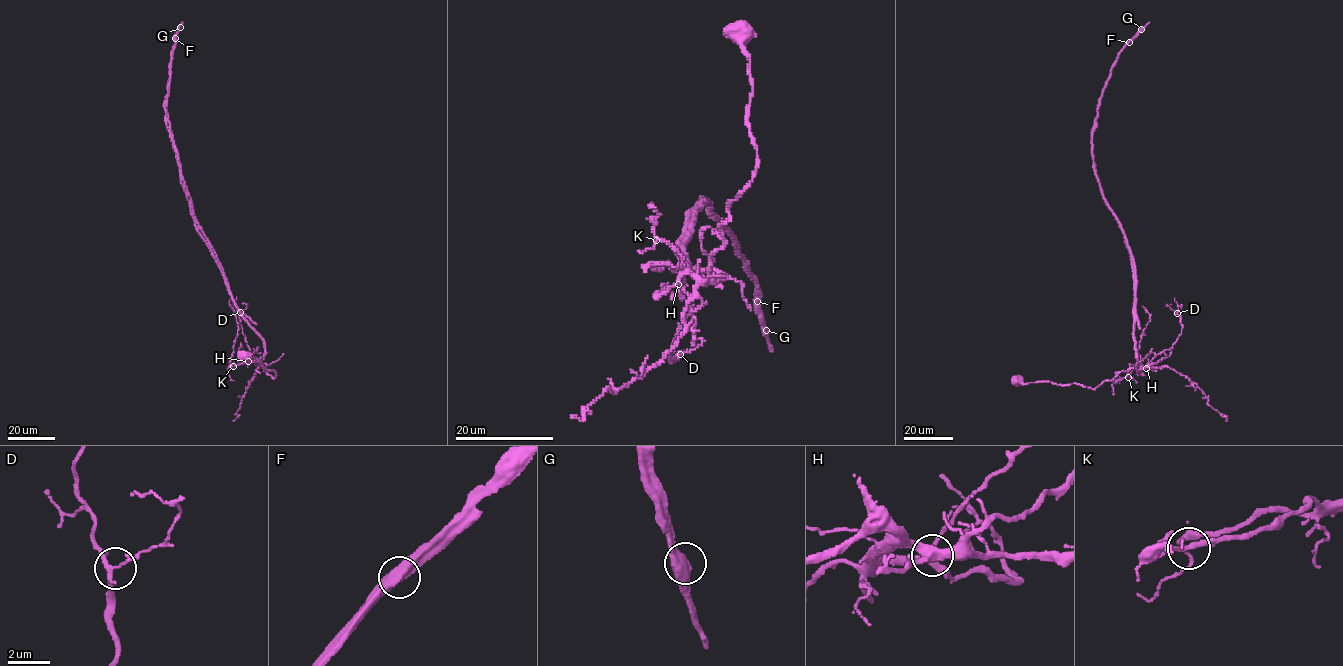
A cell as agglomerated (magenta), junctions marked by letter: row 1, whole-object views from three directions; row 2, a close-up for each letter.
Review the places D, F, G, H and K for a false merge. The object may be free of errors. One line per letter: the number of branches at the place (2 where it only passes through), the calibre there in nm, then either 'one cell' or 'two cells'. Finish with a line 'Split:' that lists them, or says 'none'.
D: branches 4; calibre 160 nm; one cell
F: branches 2; calibre 650 nm; two cells
G: branches 2; calibre 650 nm; one cell
H: branches 3; calibre 280 nm; one cell
K: branches 4; calibre 160 nm; one cell
Split: F

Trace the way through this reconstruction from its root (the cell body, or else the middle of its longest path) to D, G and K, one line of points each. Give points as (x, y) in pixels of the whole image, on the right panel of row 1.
D: (1017, 381), (1094, 388), (1122, 370), (1149, 367), (1170, 354), (1181, 334), (1177, 313)
G: (1017, 381), (1094, 388), (1138, 363), (1133, 260), (1102, 194), (1092, 135), (1112, 65), (1141, 29)
K: (1017, 381), (1094, 388), (1122, 370), (1142, 365), (1128, 377)

